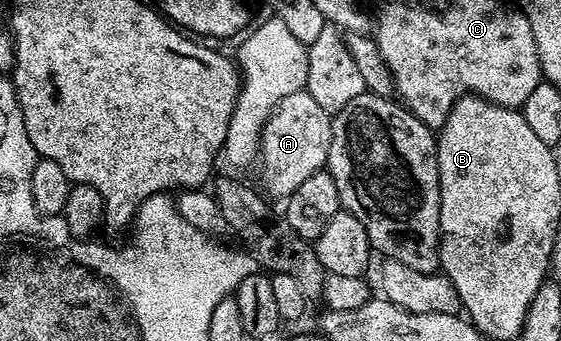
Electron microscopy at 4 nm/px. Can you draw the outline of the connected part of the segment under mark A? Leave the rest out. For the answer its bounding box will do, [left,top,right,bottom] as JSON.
[259,89,332,200]

